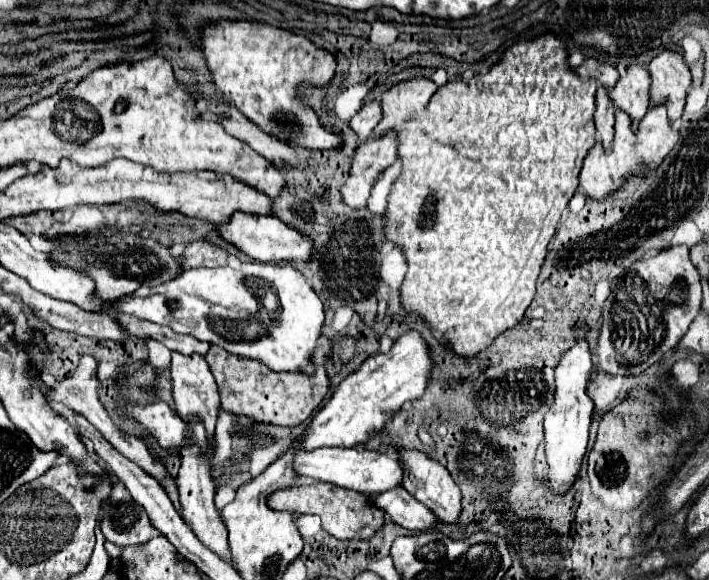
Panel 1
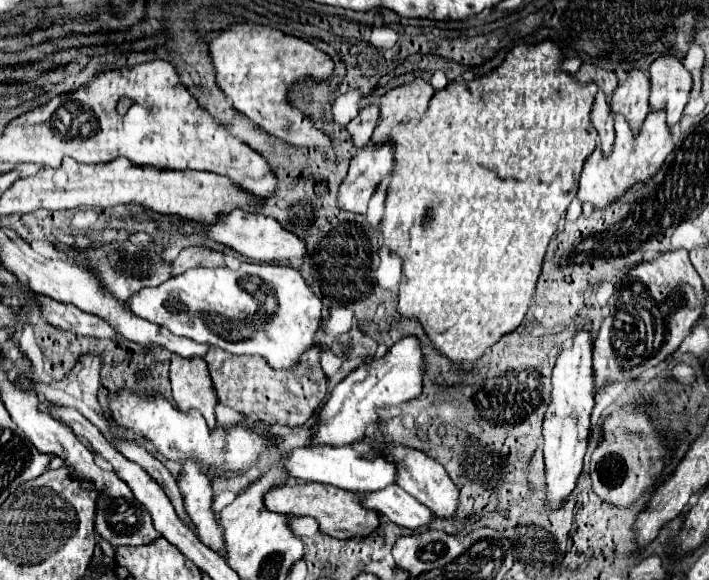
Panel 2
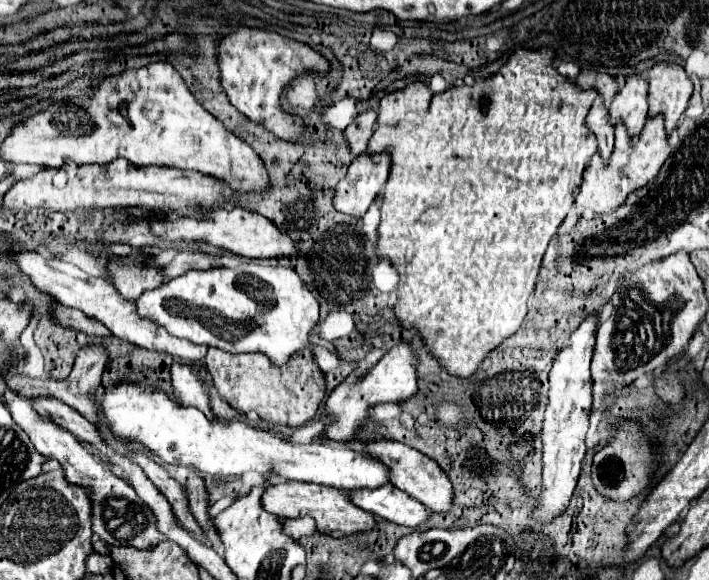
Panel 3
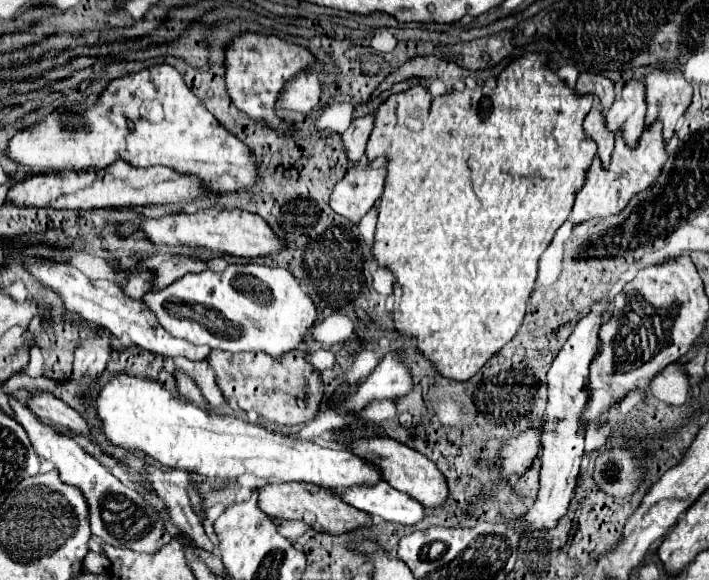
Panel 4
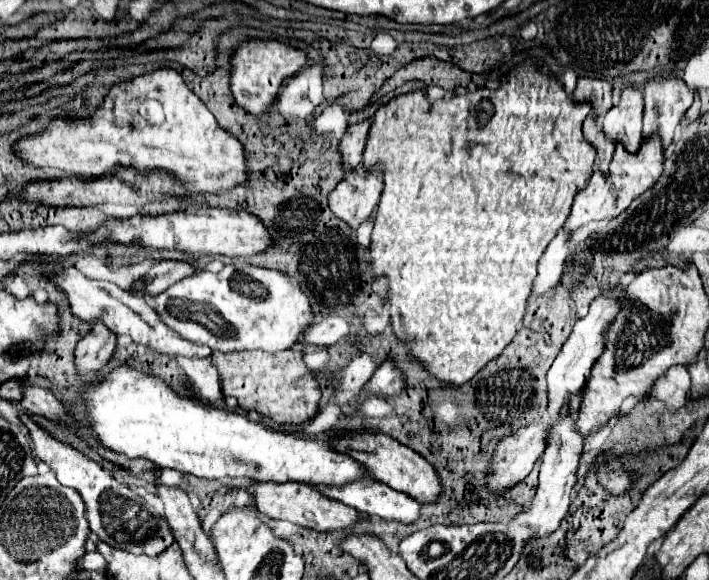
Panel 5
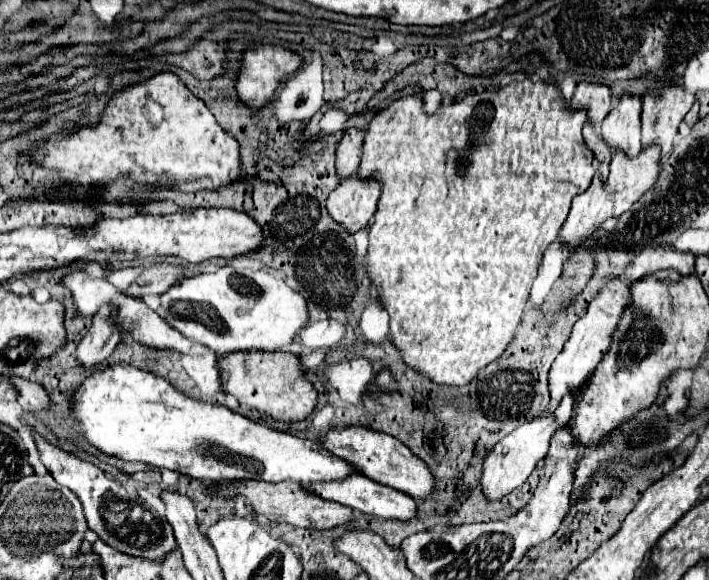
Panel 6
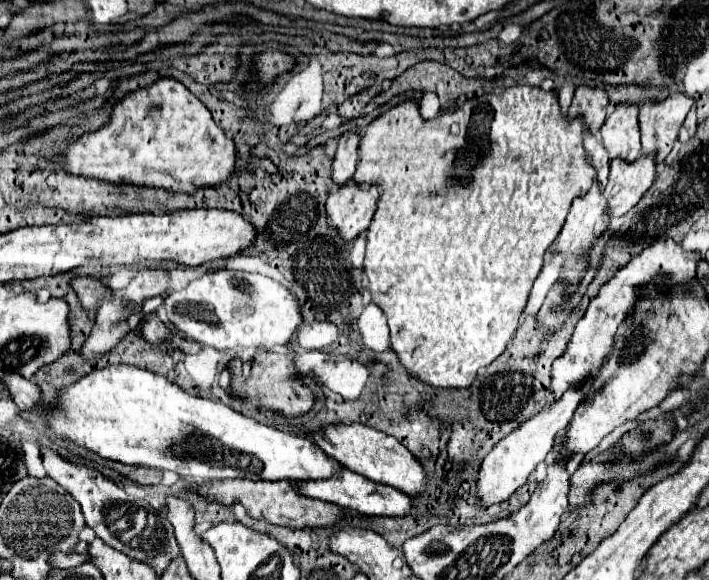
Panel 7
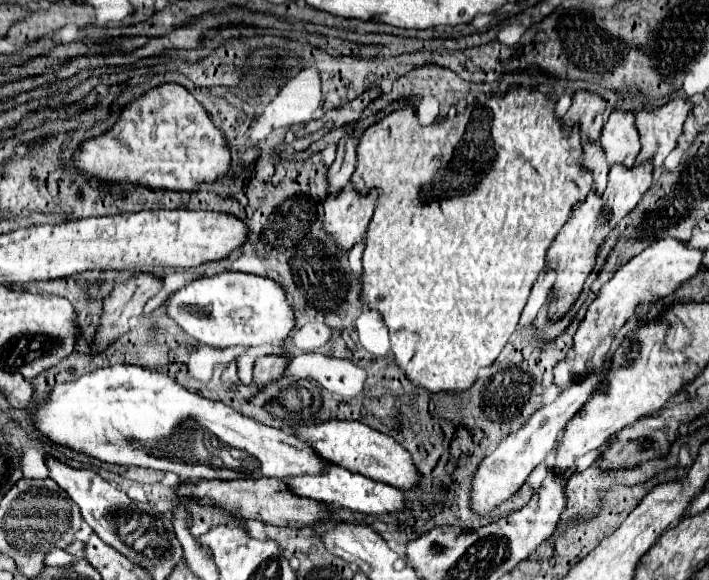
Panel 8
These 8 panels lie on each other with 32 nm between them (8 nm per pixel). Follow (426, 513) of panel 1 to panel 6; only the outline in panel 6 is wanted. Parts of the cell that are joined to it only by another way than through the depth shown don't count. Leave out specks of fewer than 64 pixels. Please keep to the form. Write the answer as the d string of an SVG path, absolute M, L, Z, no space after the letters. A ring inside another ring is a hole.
M350 476L344 482L322 482L322 484L310 484L308 486L312 492L316 492L318 496L326 498L326 500L334 500L338 504L350 506L352 510L360 510L364 514L370 516L378 516L378 518L386 518L386 520L402 520L408 522L412 518L418 516L418 506L416 502L406 496L404 492L398 492L394 488L388 488L384 484L378 484L374 480L368 480L366 476Z

